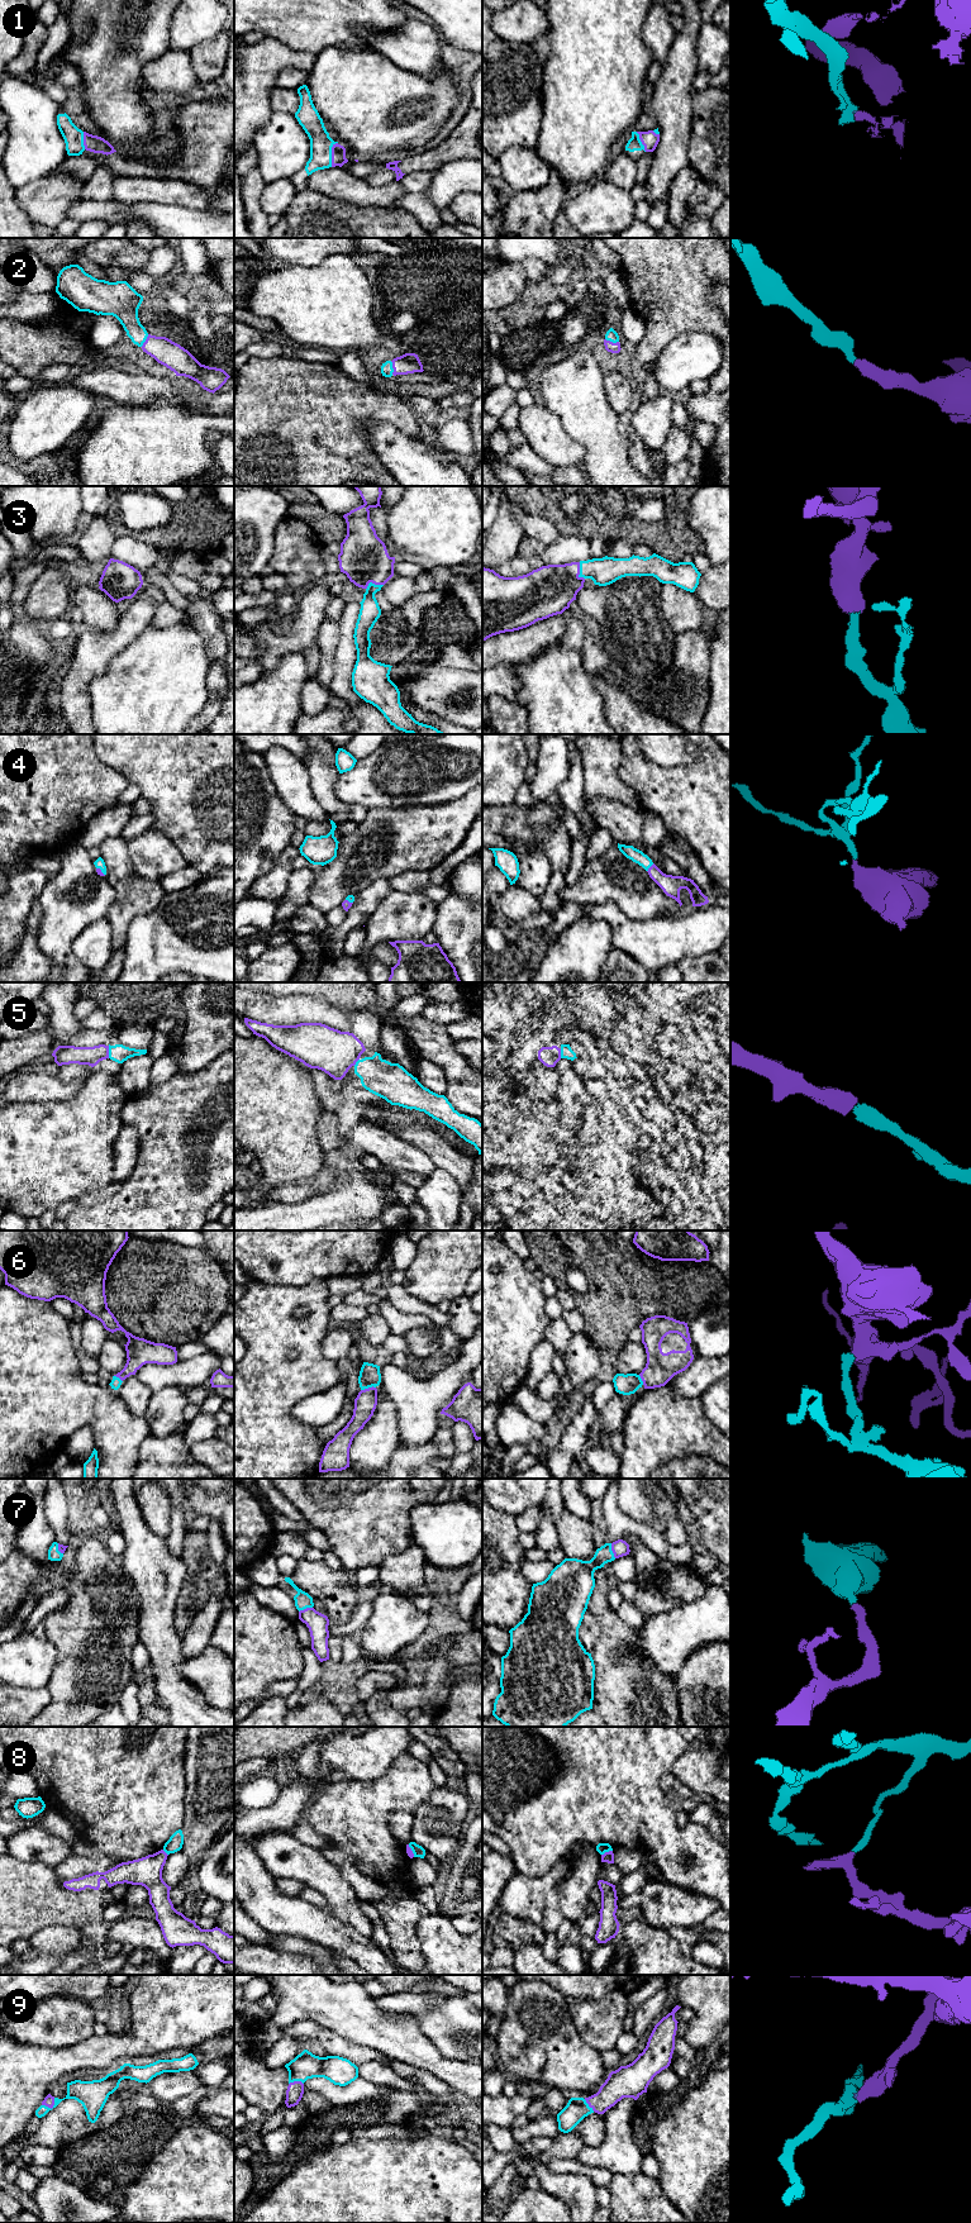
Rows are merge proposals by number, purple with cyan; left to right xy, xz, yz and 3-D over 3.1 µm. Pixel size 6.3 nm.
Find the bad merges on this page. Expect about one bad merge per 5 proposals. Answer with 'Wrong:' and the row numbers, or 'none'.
Wrong: 8

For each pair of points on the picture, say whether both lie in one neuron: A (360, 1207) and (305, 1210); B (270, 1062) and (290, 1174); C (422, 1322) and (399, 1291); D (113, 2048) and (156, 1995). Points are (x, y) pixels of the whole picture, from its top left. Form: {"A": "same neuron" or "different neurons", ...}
{"A": "same neuron", "B": "same neuron", "C": "different neurons", "D": "same neuron"}

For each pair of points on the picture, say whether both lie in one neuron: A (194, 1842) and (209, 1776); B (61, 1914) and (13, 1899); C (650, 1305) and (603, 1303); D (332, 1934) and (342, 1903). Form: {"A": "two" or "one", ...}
{"A": "one", "B": "one", "C": "one", "D": "two"}

